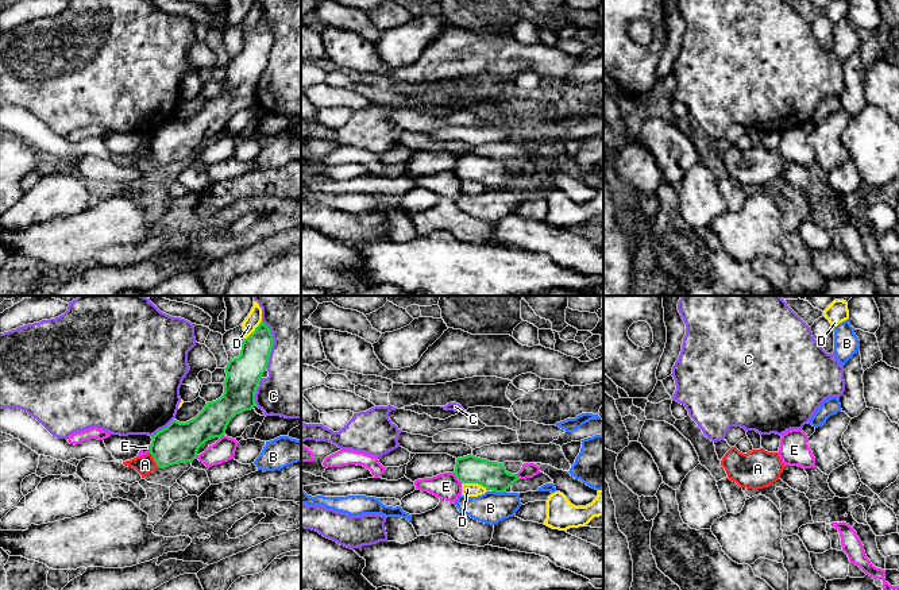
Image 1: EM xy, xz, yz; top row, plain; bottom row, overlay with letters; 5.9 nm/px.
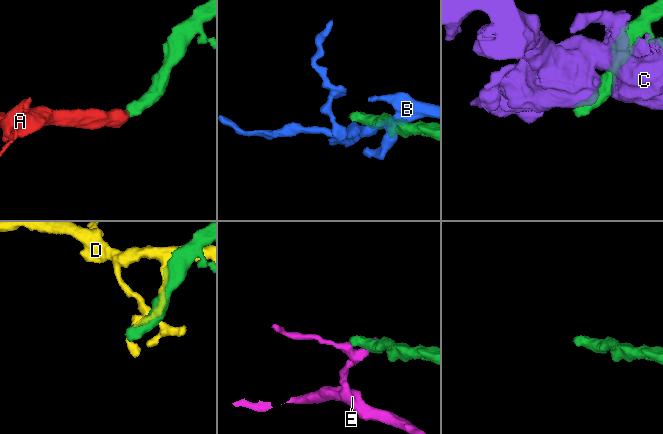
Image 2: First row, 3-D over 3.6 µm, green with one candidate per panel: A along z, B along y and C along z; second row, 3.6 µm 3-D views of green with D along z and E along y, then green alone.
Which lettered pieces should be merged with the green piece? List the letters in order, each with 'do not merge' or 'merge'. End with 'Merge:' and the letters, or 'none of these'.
A: merge
B: do not merge
C: do not merge
D: do not merge
E: do not merge
Merge: A

